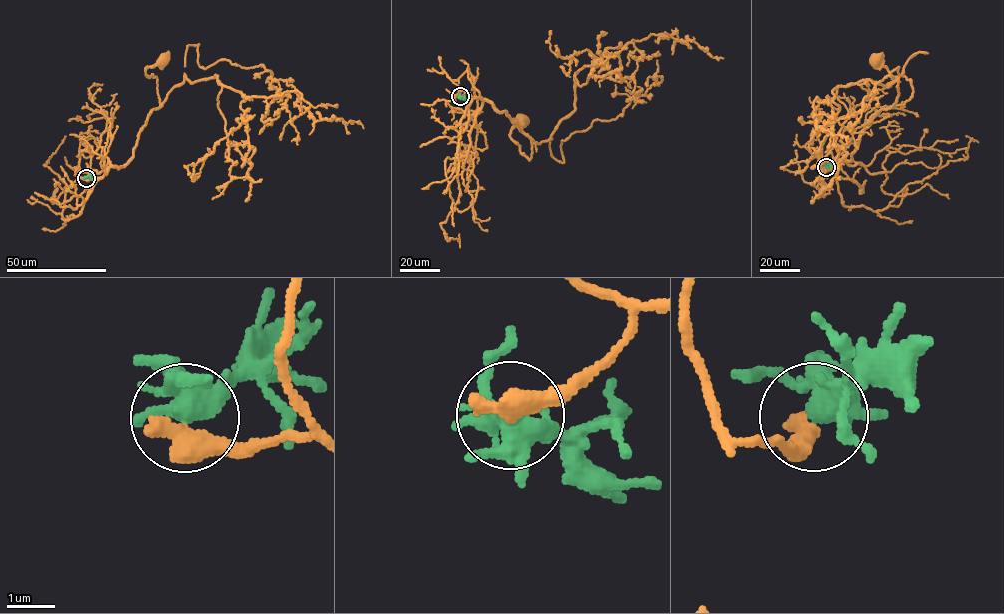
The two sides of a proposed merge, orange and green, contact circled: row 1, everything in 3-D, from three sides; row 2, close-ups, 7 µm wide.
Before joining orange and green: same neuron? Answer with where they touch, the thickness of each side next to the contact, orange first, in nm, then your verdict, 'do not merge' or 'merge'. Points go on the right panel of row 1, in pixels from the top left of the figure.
(826, 167) | 550/400 nm | do not merge

